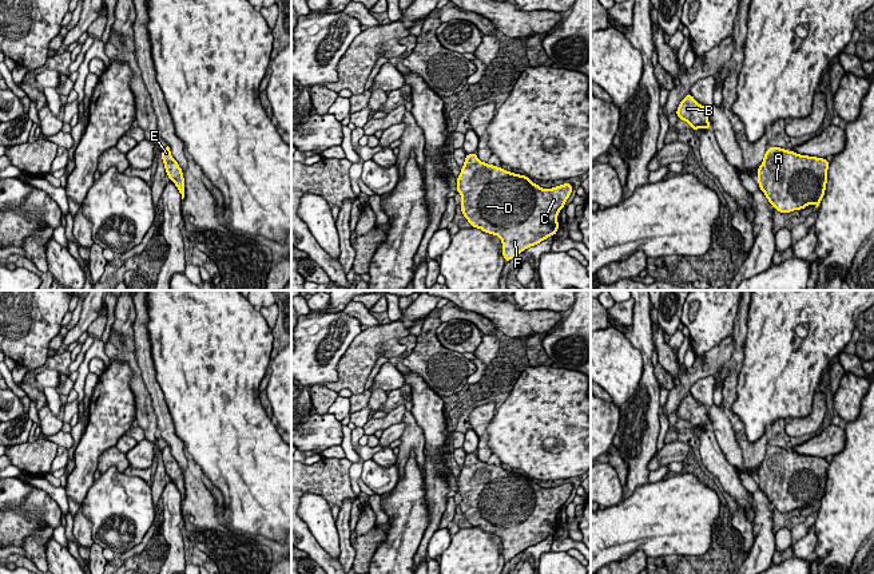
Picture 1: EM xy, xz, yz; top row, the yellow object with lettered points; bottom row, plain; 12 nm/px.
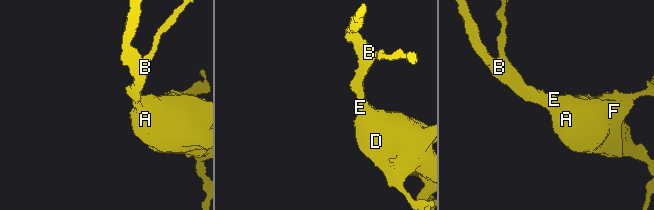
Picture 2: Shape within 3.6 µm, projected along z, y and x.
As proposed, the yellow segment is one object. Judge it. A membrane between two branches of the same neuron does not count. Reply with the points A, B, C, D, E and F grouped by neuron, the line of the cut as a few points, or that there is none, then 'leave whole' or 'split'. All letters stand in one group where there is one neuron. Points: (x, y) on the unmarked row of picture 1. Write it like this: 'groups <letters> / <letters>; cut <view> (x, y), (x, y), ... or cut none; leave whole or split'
groups A B C D E F; cut none; leave whole

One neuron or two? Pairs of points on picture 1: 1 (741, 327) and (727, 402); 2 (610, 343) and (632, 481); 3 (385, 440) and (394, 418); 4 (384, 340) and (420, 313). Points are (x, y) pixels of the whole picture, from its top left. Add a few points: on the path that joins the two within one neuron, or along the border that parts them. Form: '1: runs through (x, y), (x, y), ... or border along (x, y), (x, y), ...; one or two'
1: runs through (739, 345), (730, 383); one
2: border along (639, 380), (635, 391), (619, 408); two
3: border along (401, 420), (382, 430); two
4: border along (398, 320), (410, 333); two

